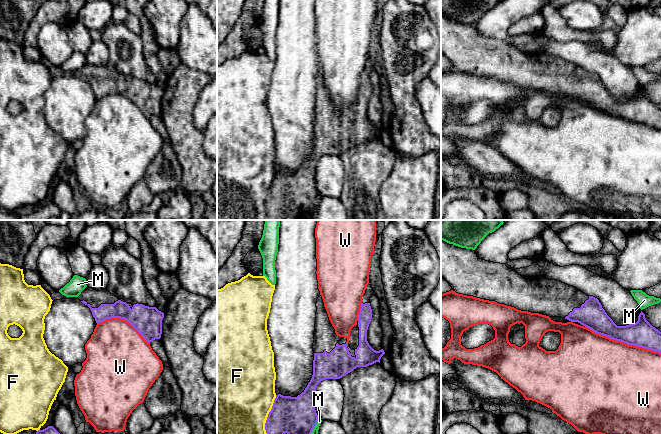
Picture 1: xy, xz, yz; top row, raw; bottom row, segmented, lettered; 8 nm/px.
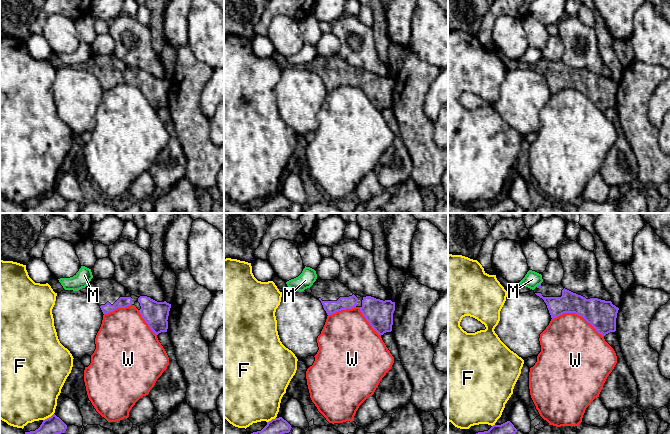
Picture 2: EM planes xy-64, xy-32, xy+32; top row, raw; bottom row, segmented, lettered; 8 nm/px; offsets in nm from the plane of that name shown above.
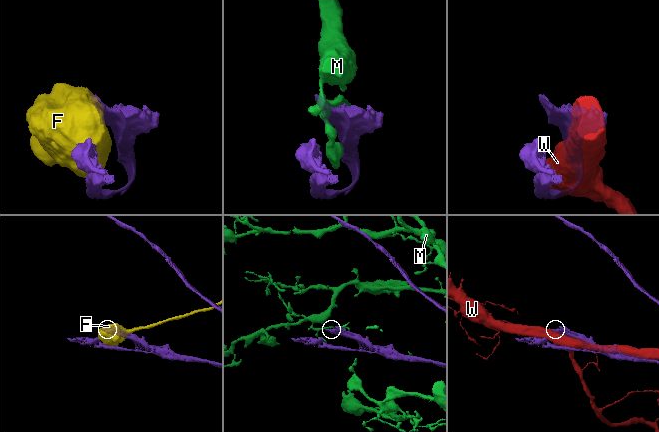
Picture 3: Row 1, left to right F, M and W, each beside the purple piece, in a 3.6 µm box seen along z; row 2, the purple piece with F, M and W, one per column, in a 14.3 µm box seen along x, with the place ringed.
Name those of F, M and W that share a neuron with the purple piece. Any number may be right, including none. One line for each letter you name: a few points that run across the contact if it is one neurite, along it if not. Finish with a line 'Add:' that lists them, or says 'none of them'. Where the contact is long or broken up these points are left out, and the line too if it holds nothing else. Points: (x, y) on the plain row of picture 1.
Add: none of them

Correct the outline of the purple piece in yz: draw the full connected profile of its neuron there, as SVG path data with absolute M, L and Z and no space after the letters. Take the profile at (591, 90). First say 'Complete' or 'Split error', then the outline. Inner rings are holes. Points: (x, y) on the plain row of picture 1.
Split error. M443 16L441 53L458 70L565 94L610 115L661 129L661 108L646 96L642 87L636 99L617 102L597 74L573 62L544 52L523 53L506 40L482 36L474 26Z

